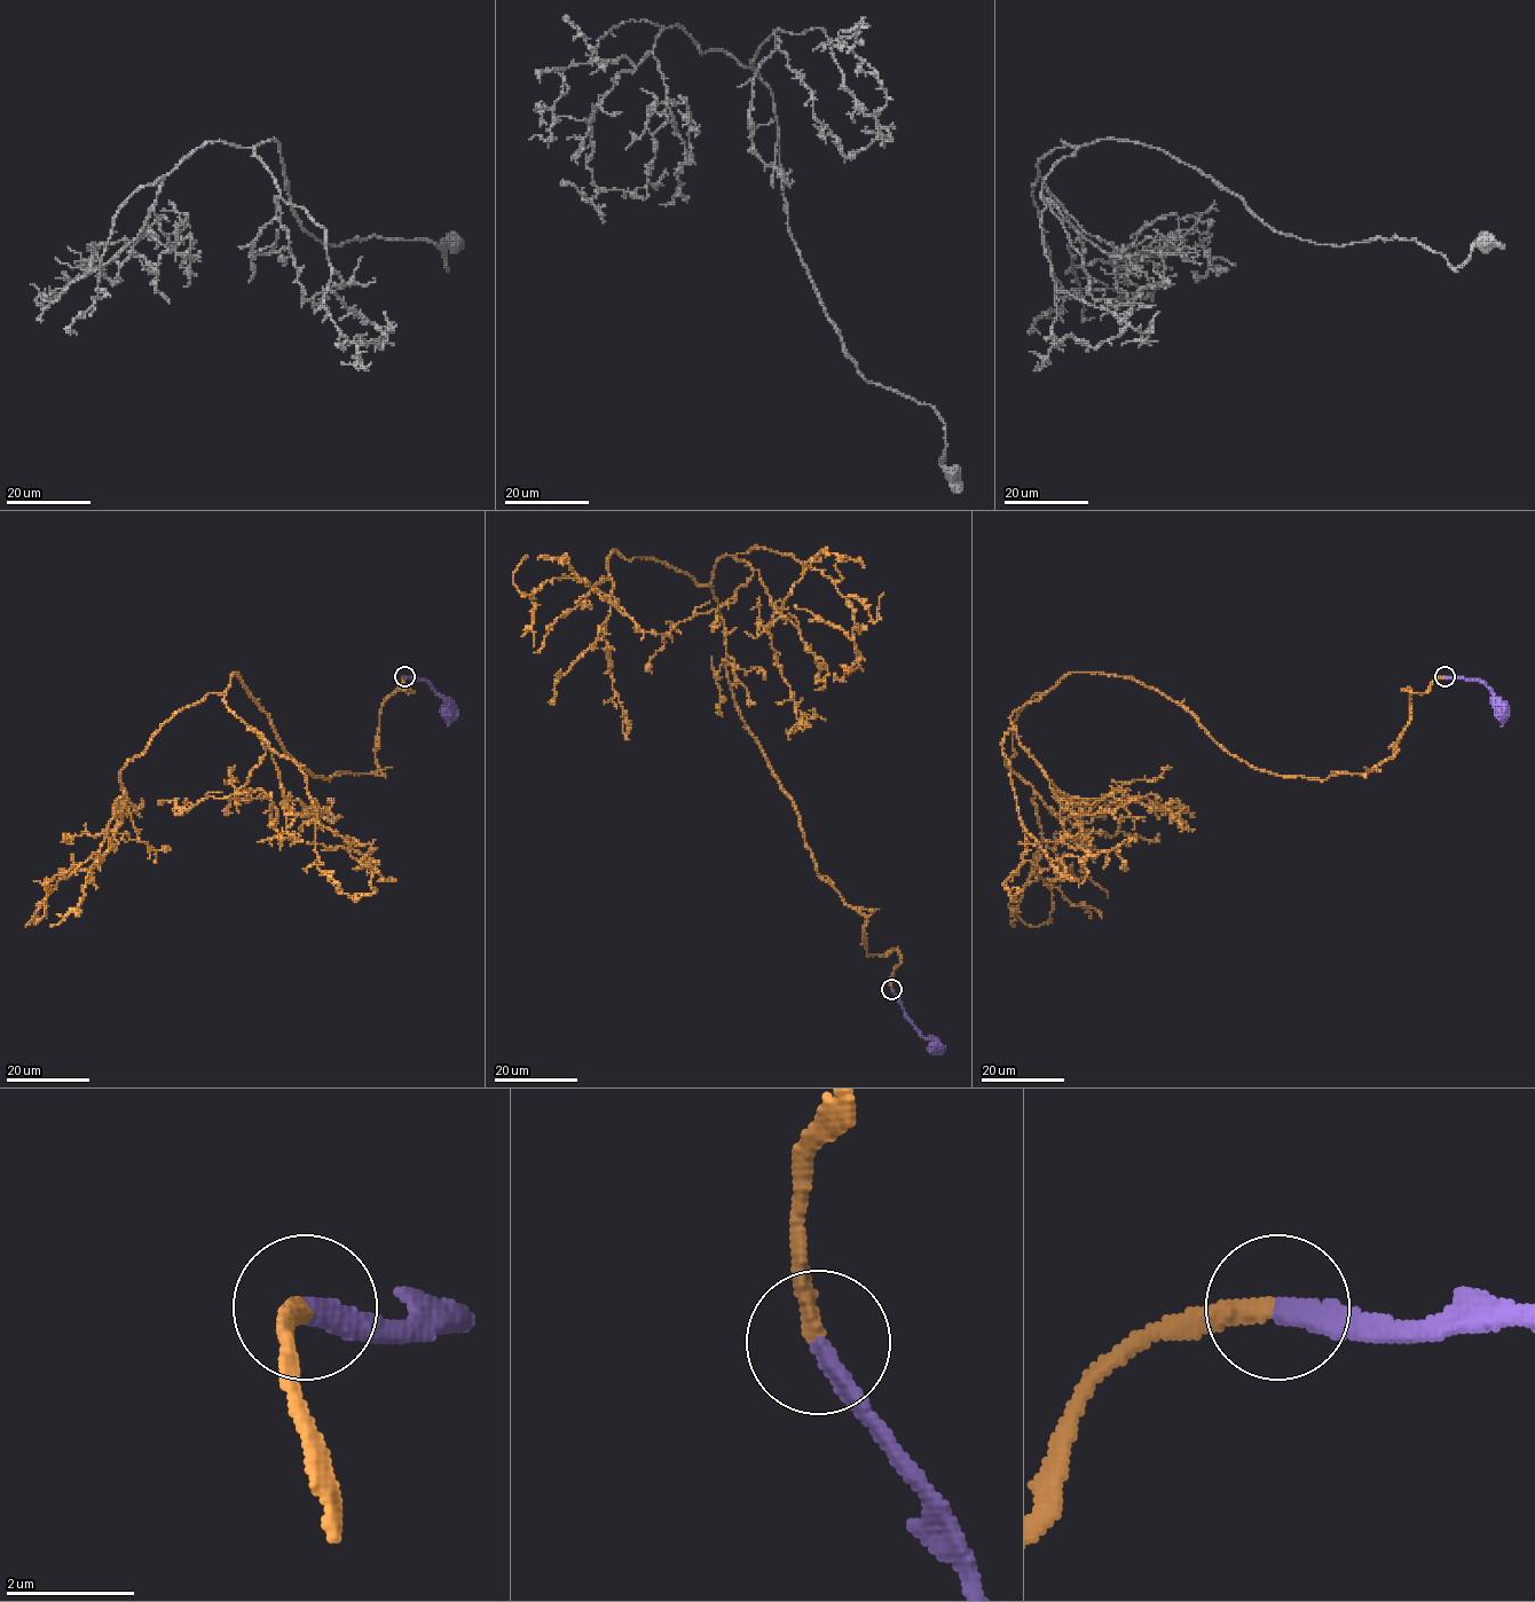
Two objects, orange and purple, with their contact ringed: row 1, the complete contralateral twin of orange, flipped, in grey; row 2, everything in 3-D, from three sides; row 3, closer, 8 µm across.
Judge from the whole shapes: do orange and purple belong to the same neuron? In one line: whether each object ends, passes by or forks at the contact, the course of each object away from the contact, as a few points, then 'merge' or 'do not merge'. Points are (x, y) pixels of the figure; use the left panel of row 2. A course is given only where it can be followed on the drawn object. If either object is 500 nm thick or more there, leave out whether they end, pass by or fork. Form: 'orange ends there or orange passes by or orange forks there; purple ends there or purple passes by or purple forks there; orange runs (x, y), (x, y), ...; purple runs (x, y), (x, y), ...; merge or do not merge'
orange ends there; purple ends there; orange runs (404, 677), (379, 769), (325, 779), (231, 675), (124, 768), (101, 848), (25, 927), (38, 906); purple runs (404, 677), (424, 678), (447, 700), (447, 711); merge

